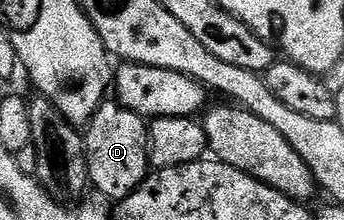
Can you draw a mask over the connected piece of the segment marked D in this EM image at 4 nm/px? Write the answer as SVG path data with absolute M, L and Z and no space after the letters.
M106 101L101 104L101 108L89 118L87 126L83 131L85 141L85 160L87 161L87 173L92 190L100 198L106 201L120 201L127 198L129 194L136 191L137 186L148 179L151 174L151 164L149 162L149 123L141 116L131 113L121 103L116 101Z

